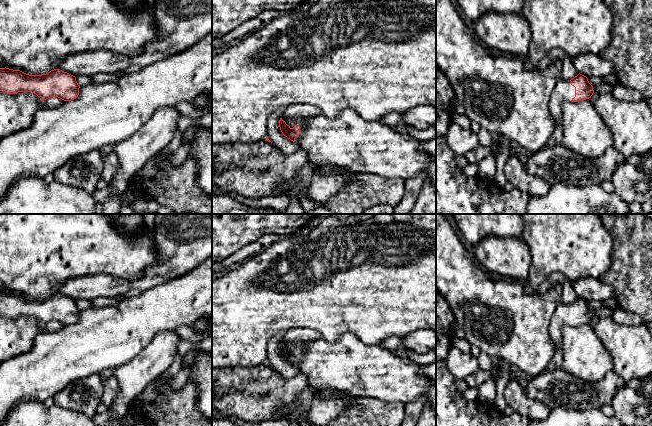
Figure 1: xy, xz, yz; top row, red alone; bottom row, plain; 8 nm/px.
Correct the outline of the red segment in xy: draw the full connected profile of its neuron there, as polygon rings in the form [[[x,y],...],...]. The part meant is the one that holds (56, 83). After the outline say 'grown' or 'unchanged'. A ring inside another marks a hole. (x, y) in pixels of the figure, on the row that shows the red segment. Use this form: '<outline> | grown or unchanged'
[[[0,68],[0,91],[7,94],[32,92],[42,101],[50,97],[71,101],[78,97],[79,88],[76,77],[60,69],[29,75],[20,70]]] | unchanged

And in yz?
[[[580,73],[571,80],[560,78],[549,102],[550,113],[556,124],[562,125],[562,104],[564,101],[586,100],[591,98],[593,93],[593,86],[589,83],[588,78]]] | grown

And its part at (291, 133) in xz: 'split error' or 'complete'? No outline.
split error

